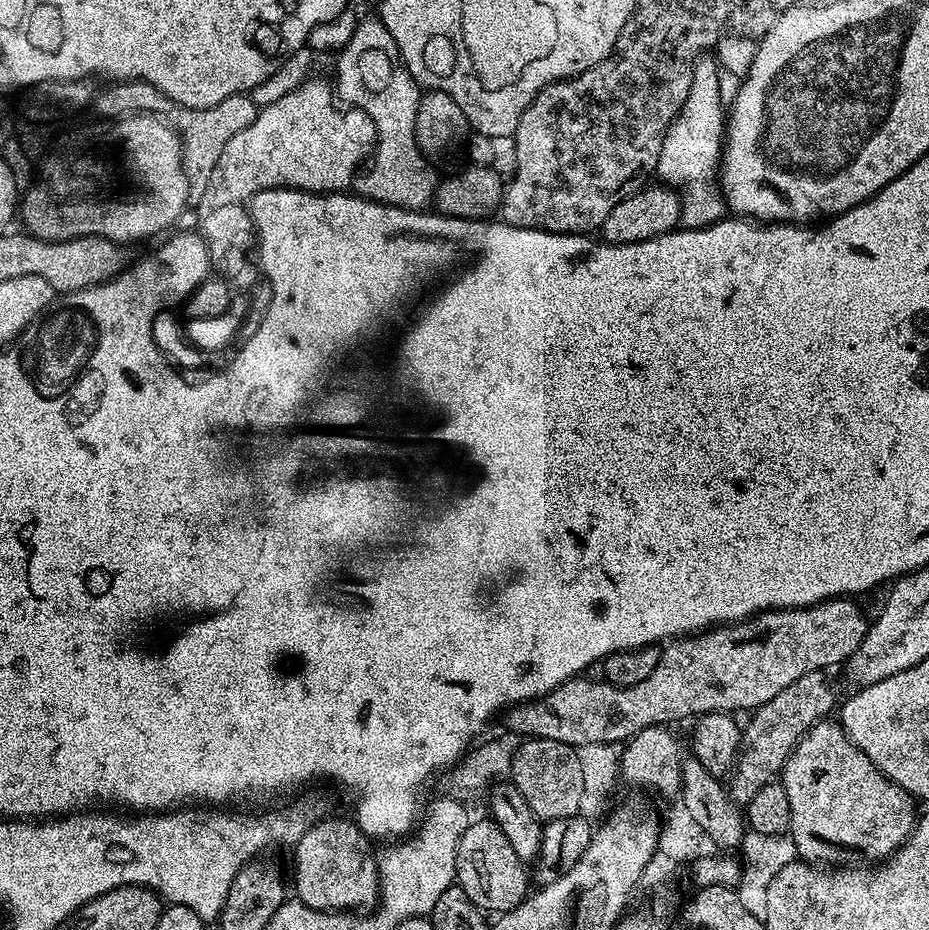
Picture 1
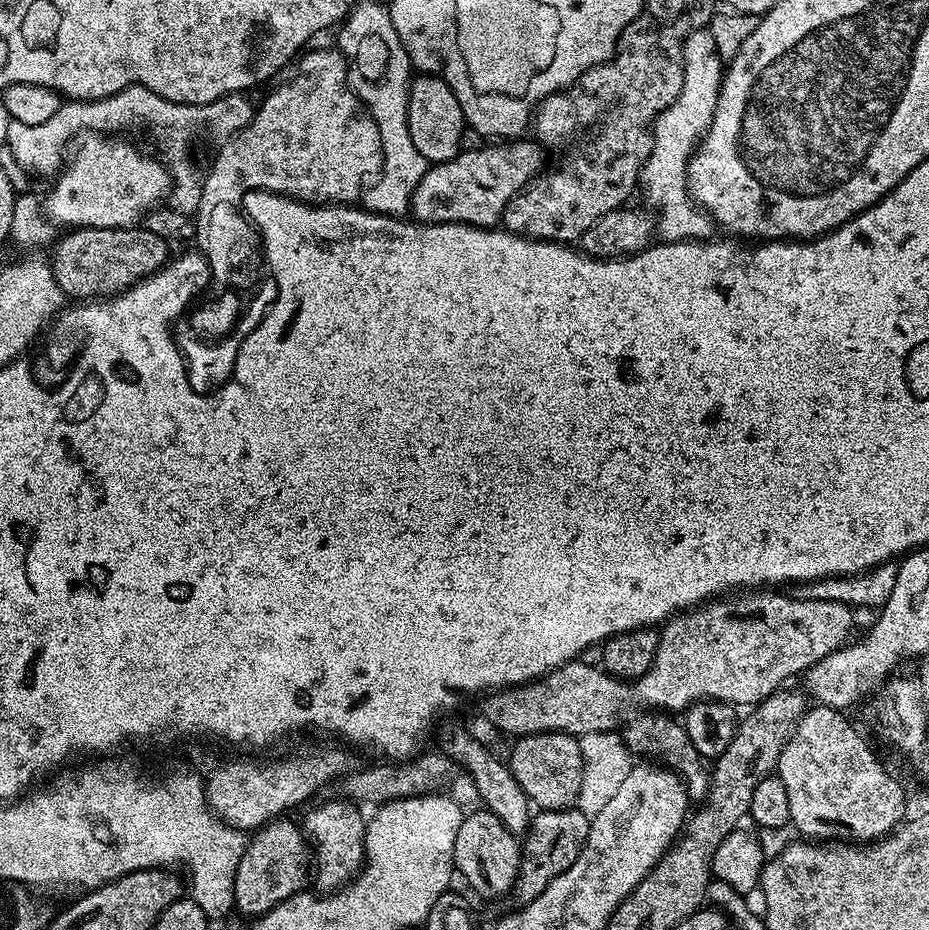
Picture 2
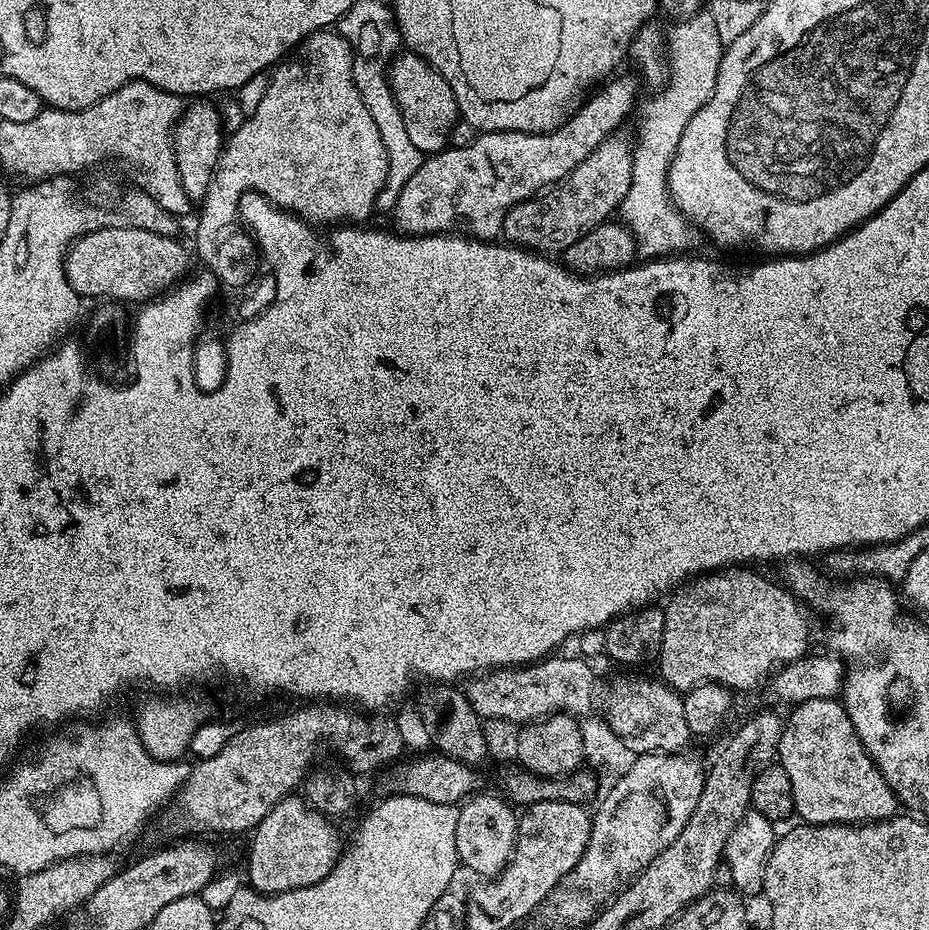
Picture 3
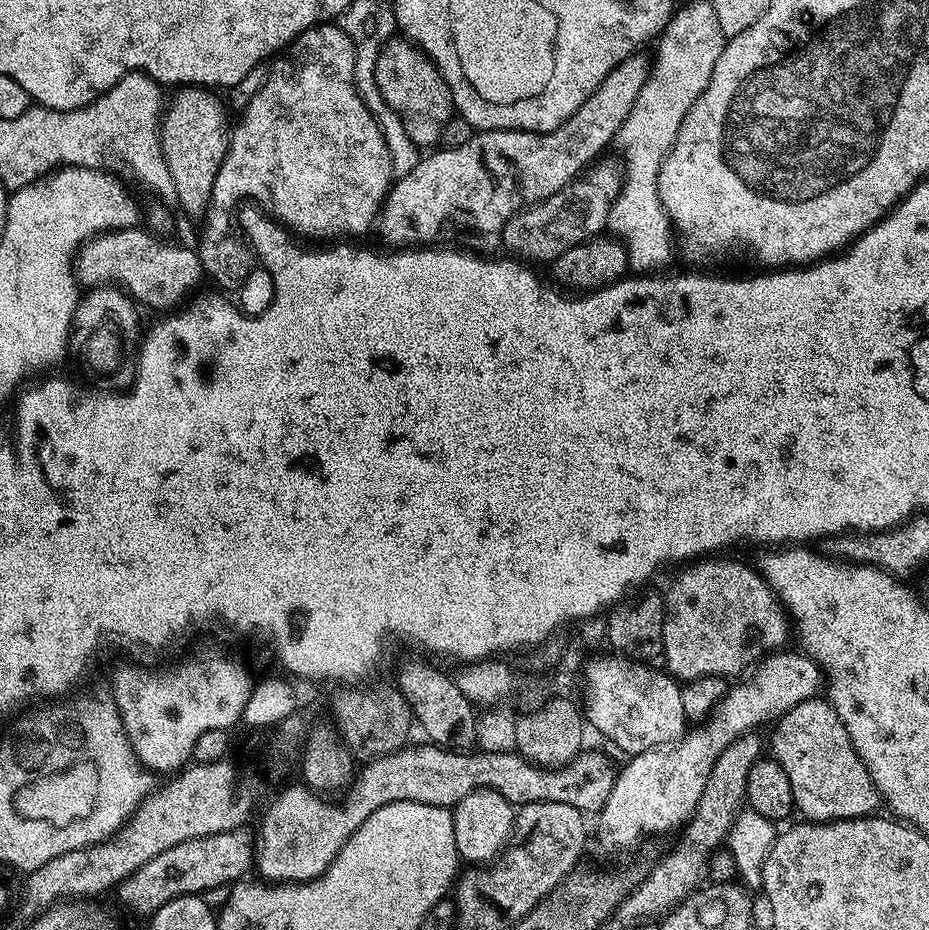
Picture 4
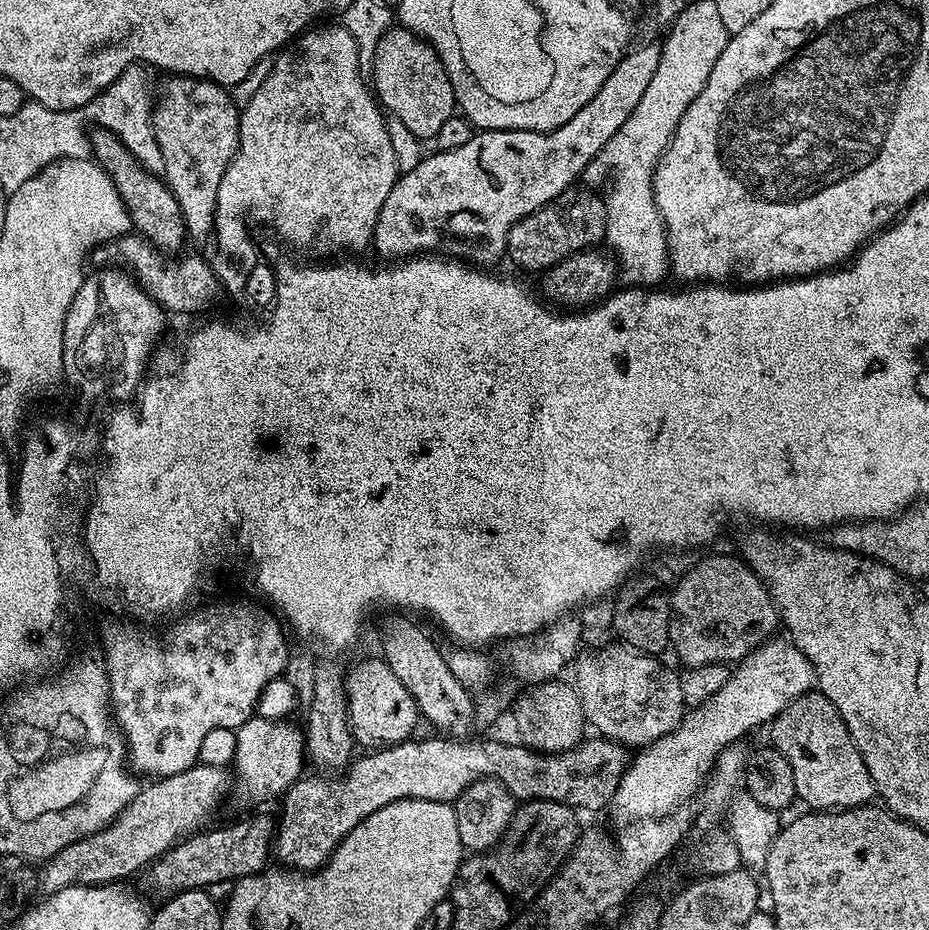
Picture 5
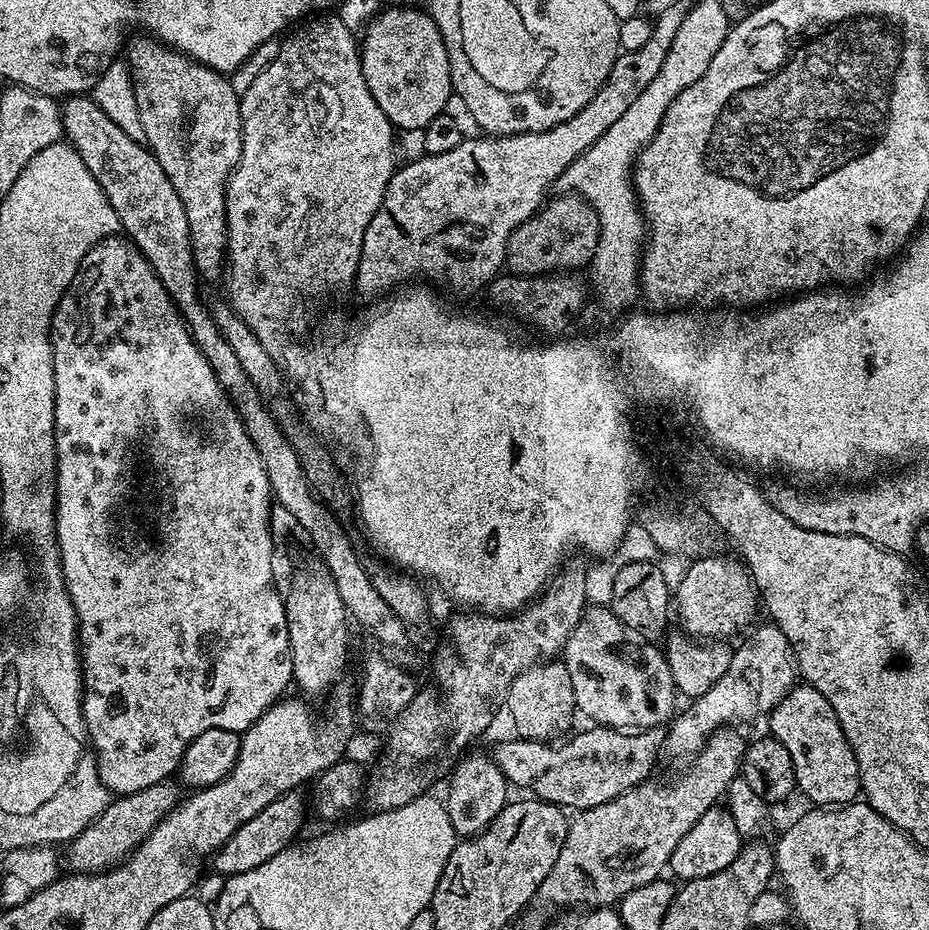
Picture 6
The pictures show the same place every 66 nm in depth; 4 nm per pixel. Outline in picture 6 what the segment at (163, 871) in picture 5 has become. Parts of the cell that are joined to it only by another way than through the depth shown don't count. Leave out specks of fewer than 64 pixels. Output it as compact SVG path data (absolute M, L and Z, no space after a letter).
M299 791L287 792L285 796L280 796L274 802L270 802L266 810L254 814L250 822L243 824L223 846L216 849L214 853L215 871L225 878L234 874L242 874L246 870L254 870L254 866L262 866L262 862L270 862L270 858L274 858L274 854L278 854L283 848L293 847L295 840L292 839L299 834L300 827L304 824L304 800L300 795Z

